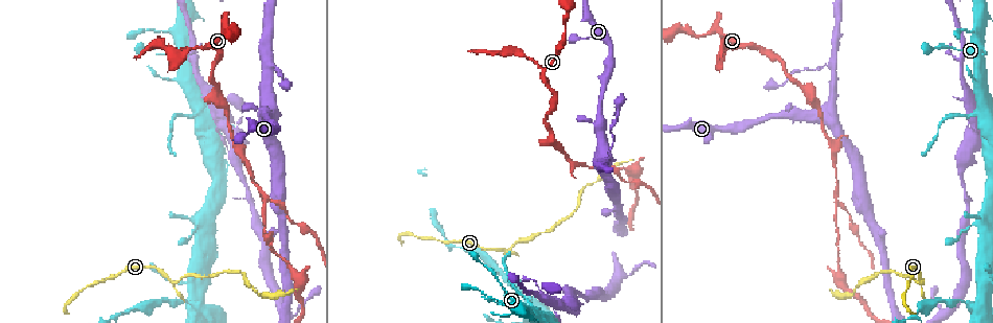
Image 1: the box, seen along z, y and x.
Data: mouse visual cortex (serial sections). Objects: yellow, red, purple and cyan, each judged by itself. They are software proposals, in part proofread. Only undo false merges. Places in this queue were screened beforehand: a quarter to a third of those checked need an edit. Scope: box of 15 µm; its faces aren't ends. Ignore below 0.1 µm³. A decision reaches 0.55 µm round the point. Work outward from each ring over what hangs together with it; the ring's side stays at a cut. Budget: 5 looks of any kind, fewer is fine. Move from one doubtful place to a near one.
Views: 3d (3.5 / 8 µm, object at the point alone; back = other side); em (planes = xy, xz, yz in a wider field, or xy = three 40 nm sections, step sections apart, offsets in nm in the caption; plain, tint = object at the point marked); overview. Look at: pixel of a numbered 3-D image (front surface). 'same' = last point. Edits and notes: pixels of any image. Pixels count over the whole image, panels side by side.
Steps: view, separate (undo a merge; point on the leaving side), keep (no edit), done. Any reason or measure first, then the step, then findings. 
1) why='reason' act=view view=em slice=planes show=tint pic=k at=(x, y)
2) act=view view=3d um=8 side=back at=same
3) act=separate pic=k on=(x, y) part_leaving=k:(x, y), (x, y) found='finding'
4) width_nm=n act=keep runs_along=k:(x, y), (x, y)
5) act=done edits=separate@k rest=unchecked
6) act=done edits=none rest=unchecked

why='sharp bend' act=view view=3d um=3.5 side=back pic=1 at=(981, 306)

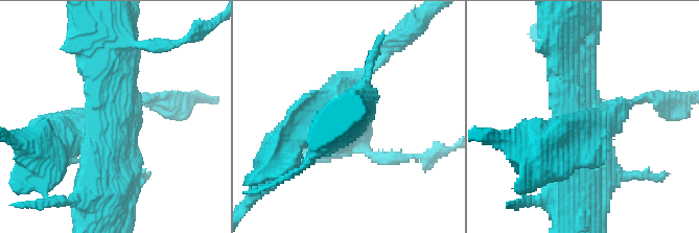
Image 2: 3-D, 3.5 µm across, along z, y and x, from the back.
act=view view=em slice=xy step=1 show=tint pic=2 at=(577, 109)

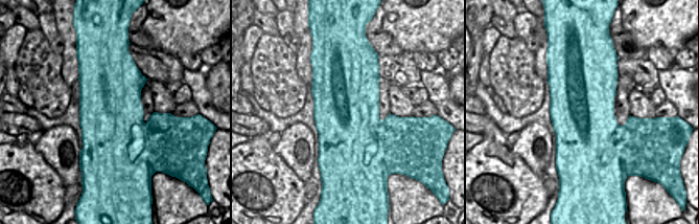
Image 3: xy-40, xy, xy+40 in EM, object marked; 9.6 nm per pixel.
why='cut it another way' act=view view=em slice=xy step=2 show=tint at=same

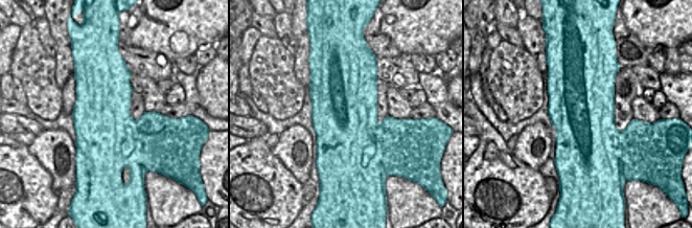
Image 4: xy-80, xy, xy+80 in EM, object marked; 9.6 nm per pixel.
width_nm=650 act=separate pic=2 on=(150, 99) part_leaving=2:(600, 120), (643, 97), (670, 100) found='two cells meet here'

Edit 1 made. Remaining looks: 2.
why='three-way junction' act=view view=em slice=xy step=5 show=tint pic=1 at=(835, 69)

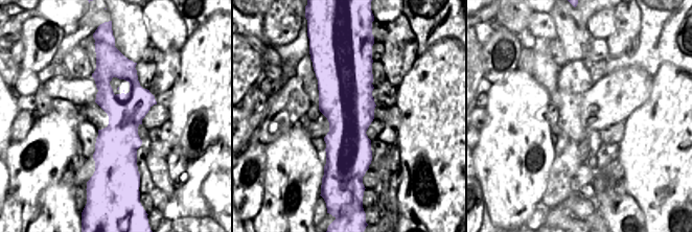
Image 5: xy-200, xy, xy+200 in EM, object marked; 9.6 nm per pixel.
why='see where the arms go' act=view view=3d um=3.5 at=same

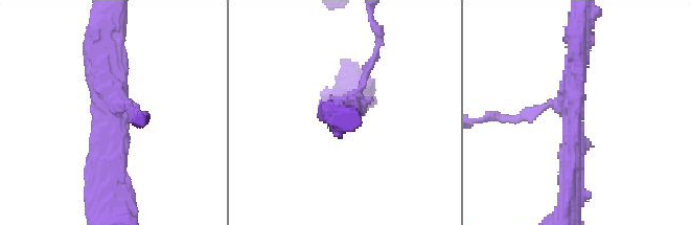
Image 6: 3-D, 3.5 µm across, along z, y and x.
arms=3 act=keep runs_along=6:(572, 185), (572, 115), (577, 50) found='continuous, no second cell'

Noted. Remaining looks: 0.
act=done edits=separate@2 rest=unchecked

